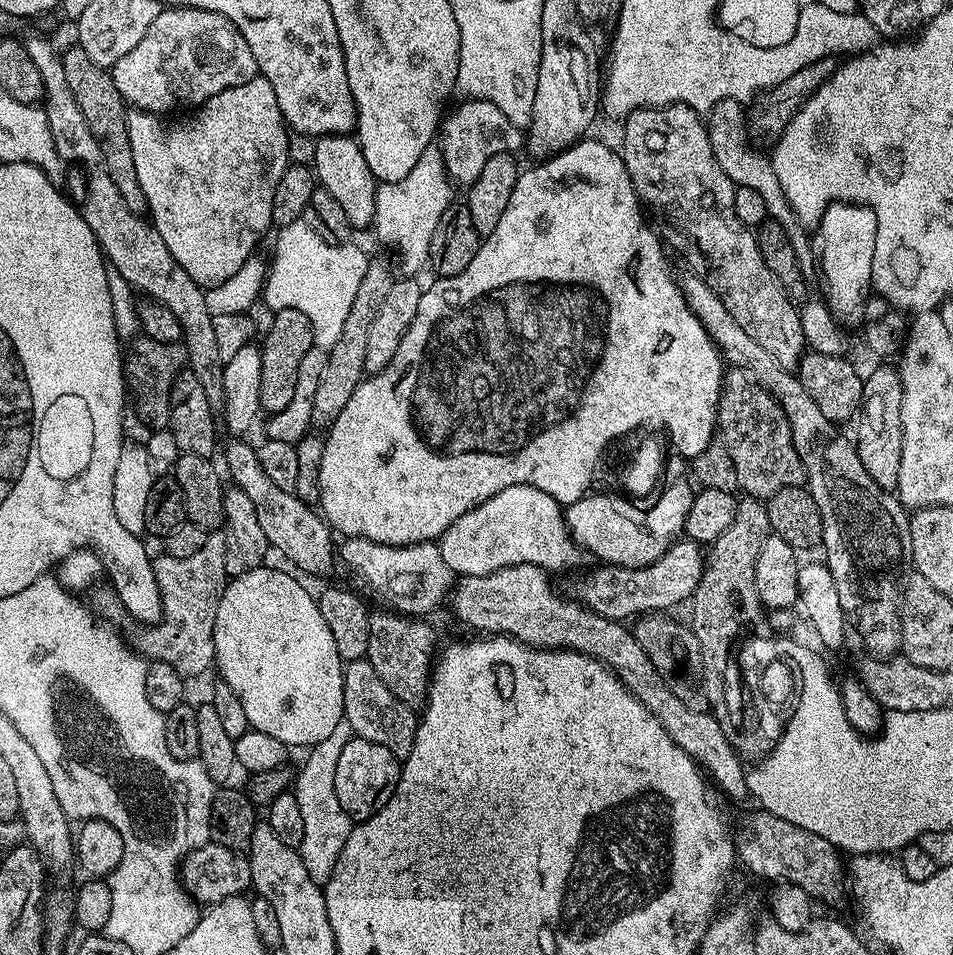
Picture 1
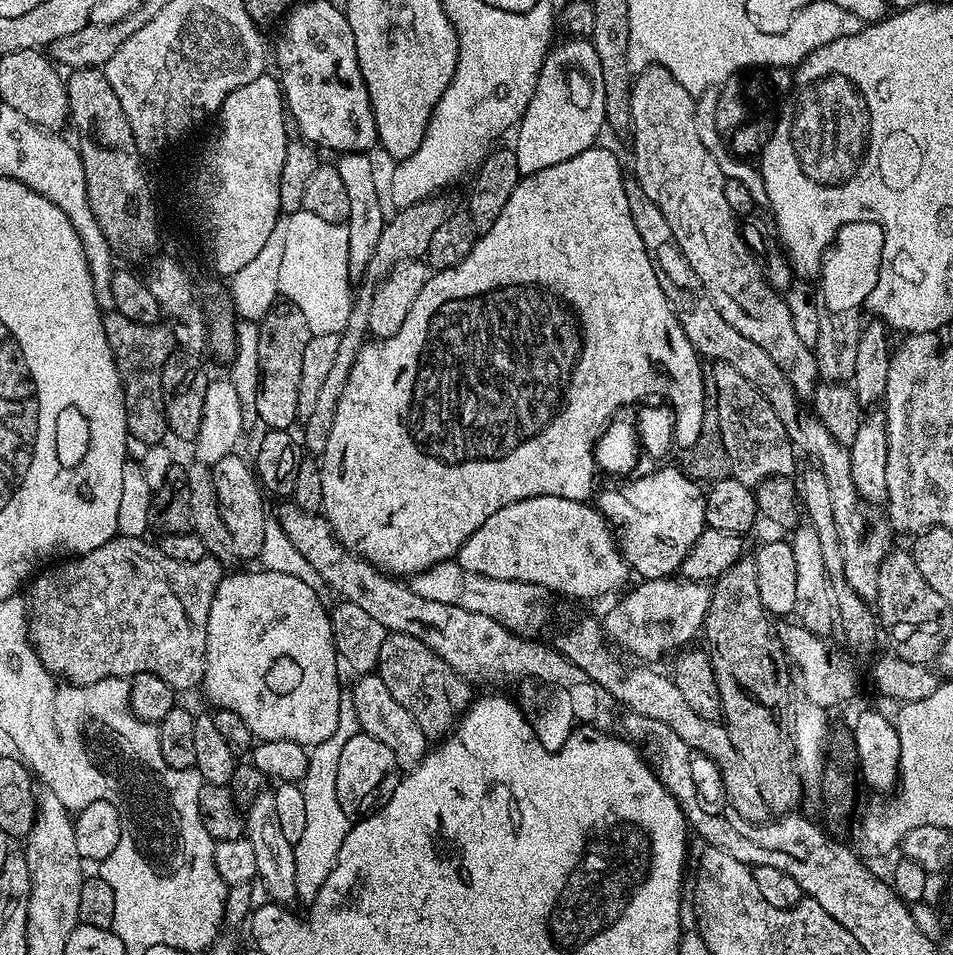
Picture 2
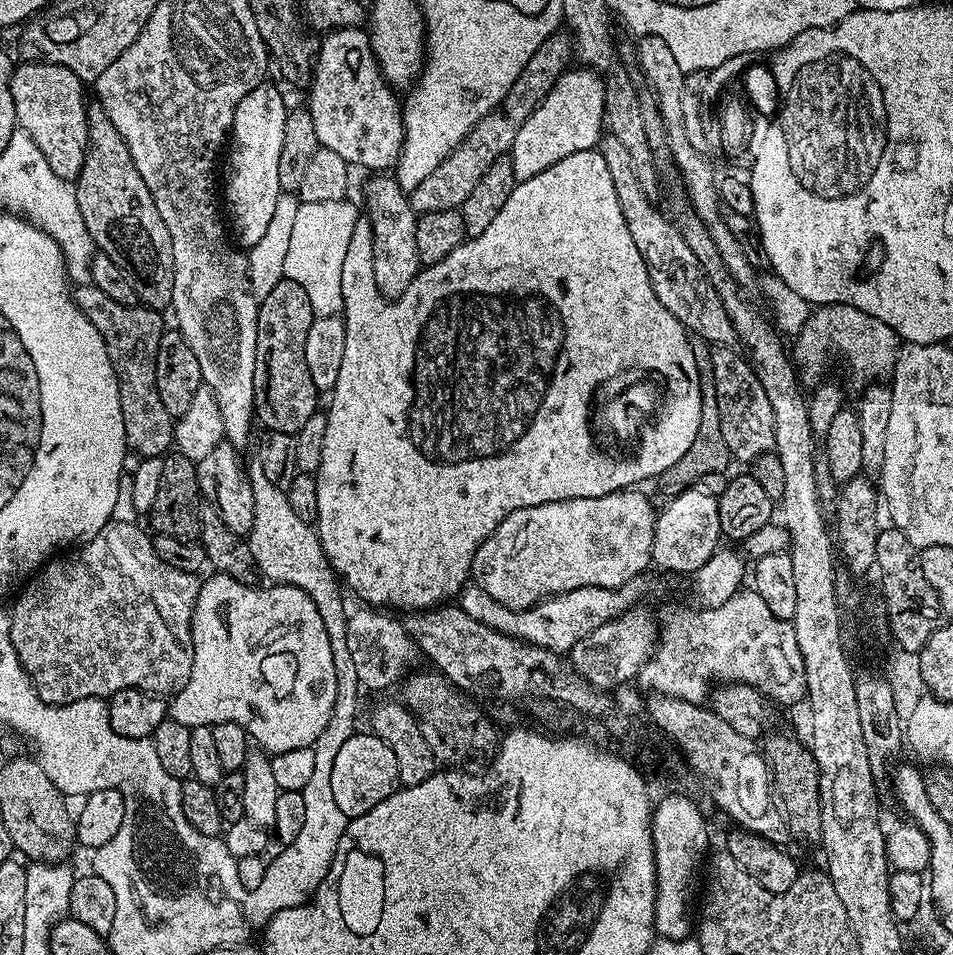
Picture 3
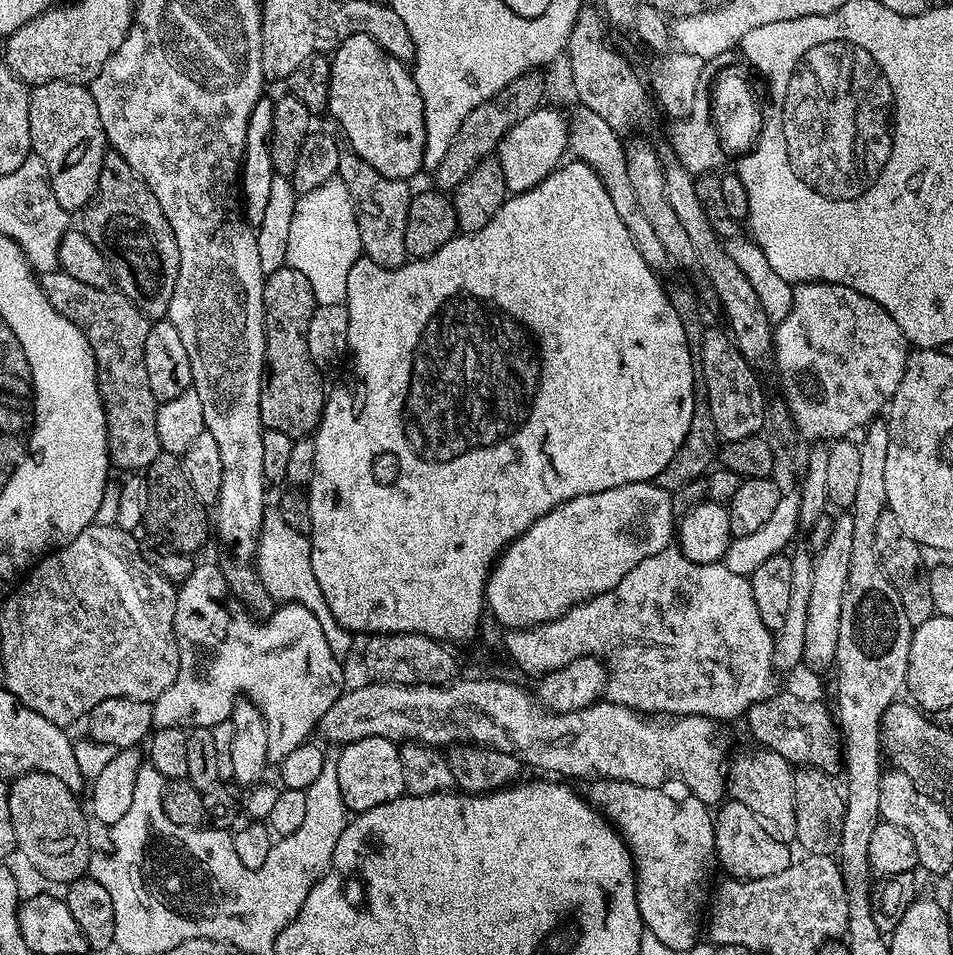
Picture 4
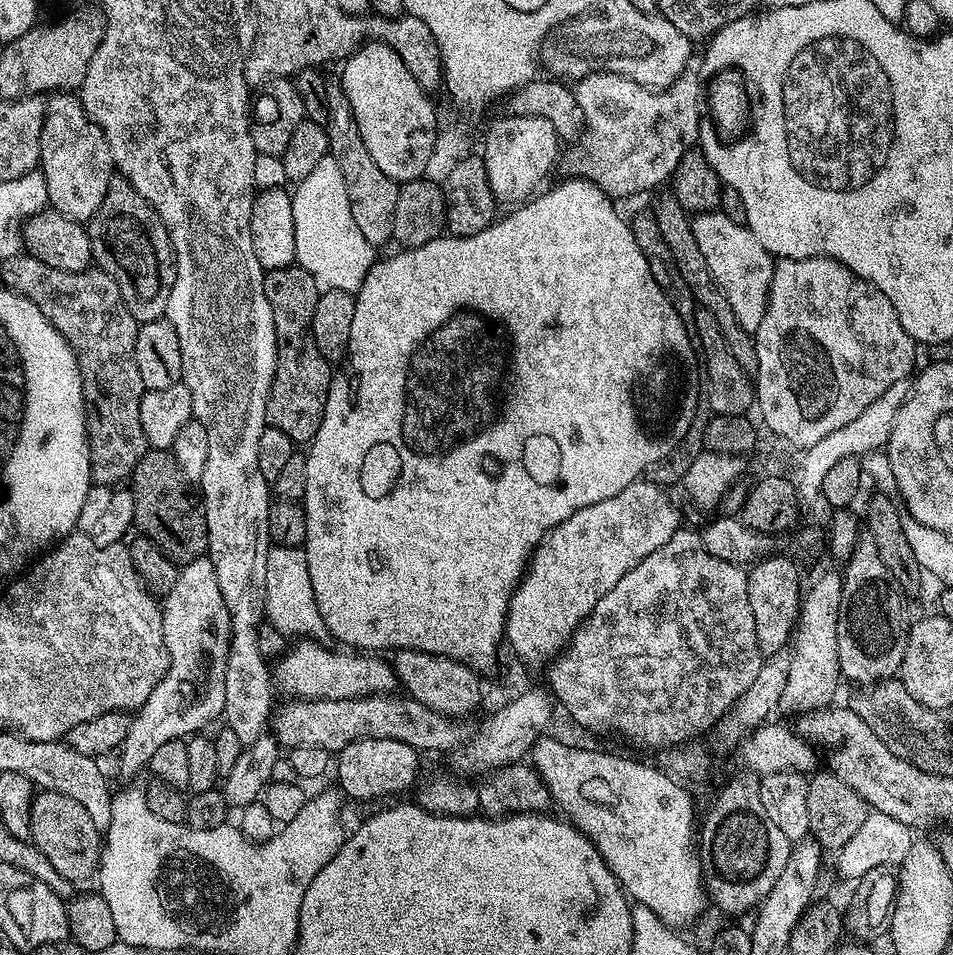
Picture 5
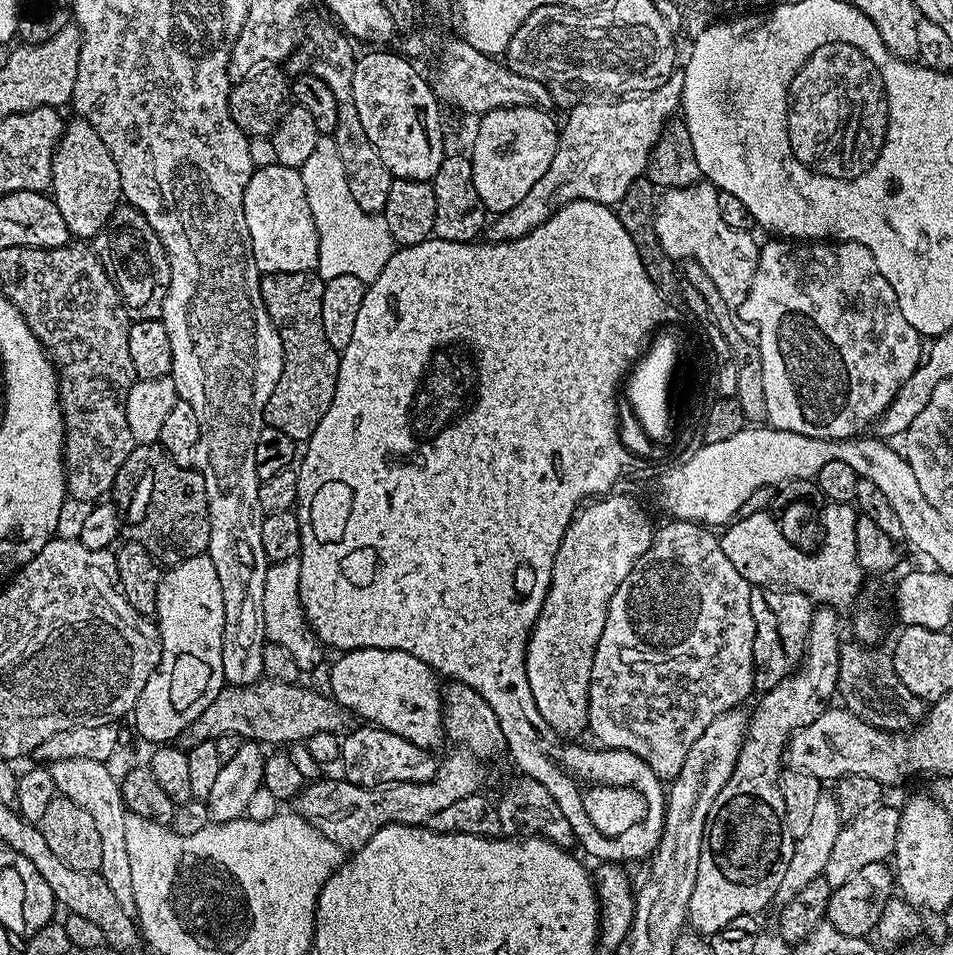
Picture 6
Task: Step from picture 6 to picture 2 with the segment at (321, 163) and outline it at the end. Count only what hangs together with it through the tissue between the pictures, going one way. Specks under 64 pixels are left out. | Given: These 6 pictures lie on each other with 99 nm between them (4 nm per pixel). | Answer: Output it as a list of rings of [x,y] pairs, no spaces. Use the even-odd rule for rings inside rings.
[[[301,210],[287,213],[283,224],[286,246],[279,267],[279,295],[302,310],[313,336],[340,334],[350,319],[354,301],[354,284],[348,275],[347,223],[326,222],[318,214]]]

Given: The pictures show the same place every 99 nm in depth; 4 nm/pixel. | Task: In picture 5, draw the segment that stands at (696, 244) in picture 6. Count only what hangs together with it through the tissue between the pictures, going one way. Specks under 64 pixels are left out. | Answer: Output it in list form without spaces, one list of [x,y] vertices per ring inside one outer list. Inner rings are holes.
[[[719,210],[699,213],[692,220],[692,229],[714,282],[730,302],[734,318],[738,318],[738,326],[755,334],[766,314],[774,267],[773,256],[766,250],[766,246],[762,246],[762,242],[758,242],[758,238],[754,238],[747,224],[730,222],[730,218],[726,218],[726,214]]]

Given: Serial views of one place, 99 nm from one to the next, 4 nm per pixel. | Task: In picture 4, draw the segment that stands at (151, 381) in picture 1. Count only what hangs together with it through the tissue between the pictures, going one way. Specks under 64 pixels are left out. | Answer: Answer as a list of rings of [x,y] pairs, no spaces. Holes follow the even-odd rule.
[[[62,271],[46,272],[39,277],[40,289],[46,294],[50,306],[58,310],[70,322],[74,322],[84,332],[90,342],[92,353],[96,359],[96,381],[100,387],[100,397],[104,400],[104,413],[108,427],[108,458],[113,465],[128,470],[146,470],[156,461],[162,451],[158,442],[158,424],[156,410],[158,401],[154,398],[154,390],[150,390],[150,381],[146,378],[146,334],[150,323],[123,292],[112,288],[86,286],[86,282],[78,282],[78,278],[70,278],[70,274]]]

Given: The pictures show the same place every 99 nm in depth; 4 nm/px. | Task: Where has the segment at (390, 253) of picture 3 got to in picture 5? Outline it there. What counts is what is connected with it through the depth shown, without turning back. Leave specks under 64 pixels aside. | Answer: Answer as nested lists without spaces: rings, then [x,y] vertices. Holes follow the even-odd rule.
[[[339,83],[328,85],[330,98],[330,118],[327,122],[328,150],[338,162],[338,170],[342,170],[342,178],[346,182],[346,194],[350,198],[350,214],[354,214],[354,222],[358,222],[358,230],[374,246],[389,243],[392,240],[394,226],[394,206],[398,206],[400,184],[391,180],[370,158],[370,150],[366,150],[366,142],[362,142],[362,134],[358,130],[358,122],[354,122],[354,110],[350,110],[350,102]]]

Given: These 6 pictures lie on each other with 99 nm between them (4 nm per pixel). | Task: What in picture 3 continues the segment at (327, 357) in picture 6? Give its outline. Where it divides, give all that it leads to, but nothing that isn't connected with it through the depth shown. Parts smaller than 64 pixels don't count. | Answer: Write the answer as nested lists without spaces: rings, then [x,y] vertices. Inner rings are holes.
[[[282,279],[270,294],[259,301],[256,309],[256,349],[254,350],[254,398],[252,407],[261,429],[295,436],[310,416],[318,412],[318,393],[310,378],[310,366],[306,366],[306,334],[314,319],[310,297],[298,282]]]

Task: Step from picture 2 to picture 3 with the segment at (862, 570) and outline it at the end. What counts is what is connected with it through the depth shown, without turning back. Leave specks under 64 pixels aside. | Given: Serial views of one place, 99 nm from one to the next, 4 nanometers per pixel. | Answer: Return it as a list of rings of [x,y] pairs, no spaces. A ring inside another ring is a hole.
[[[604,134],[600,137],[598,151],[602,158],[606,158],[610,179],[614,182],[614,194],[618,194],[618,207],[622,209],[622,218],[626,218],[626,227],[630,230],[630,238],[634,238],[634,246],[638,246],[638,254],[642,254],[642,262],[646,262],[647,276],[650,286],[654,286],[654,294],[658,294],[658,302],[662,302],[662,306],[678,318],[685,331],[702,337],[713,346],[733,345],[737,341],[736,331],[726,308],[722,306],[722,298],[718,298],[690,246],[686,246],[686,238],[682,238],[679,228],[652,205],[655,204],[653,197],[642,190],[626,146],[622,146],[618,138]]]

